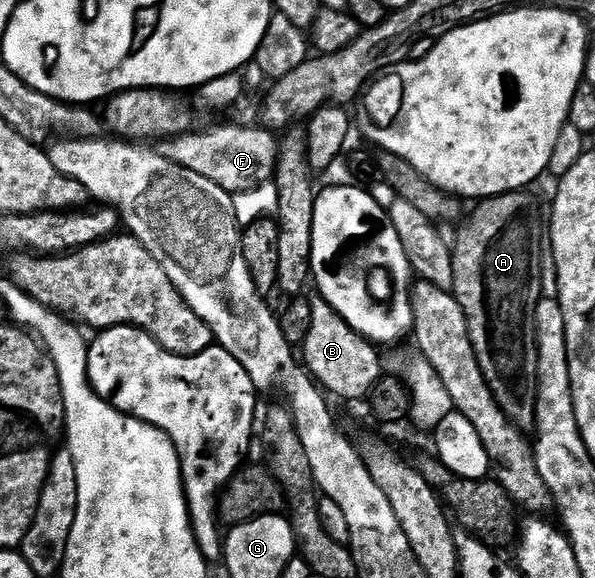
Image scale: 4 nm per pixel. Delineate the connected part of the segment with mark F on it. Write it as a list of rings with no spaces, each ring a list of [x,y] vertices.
[[[221,126],[217,130],[205,134],[188,133],[180,136],[165,148],[167,157],[177,164],[197,172],[197,176],[205,176],[205,180],[213,180],[225,192],[233,196],[247,194],[258,186],[272,181],[275,176],[275,166],[279,160],[280,139],[274,138],[272,131],[250,130],[247,126]]]

